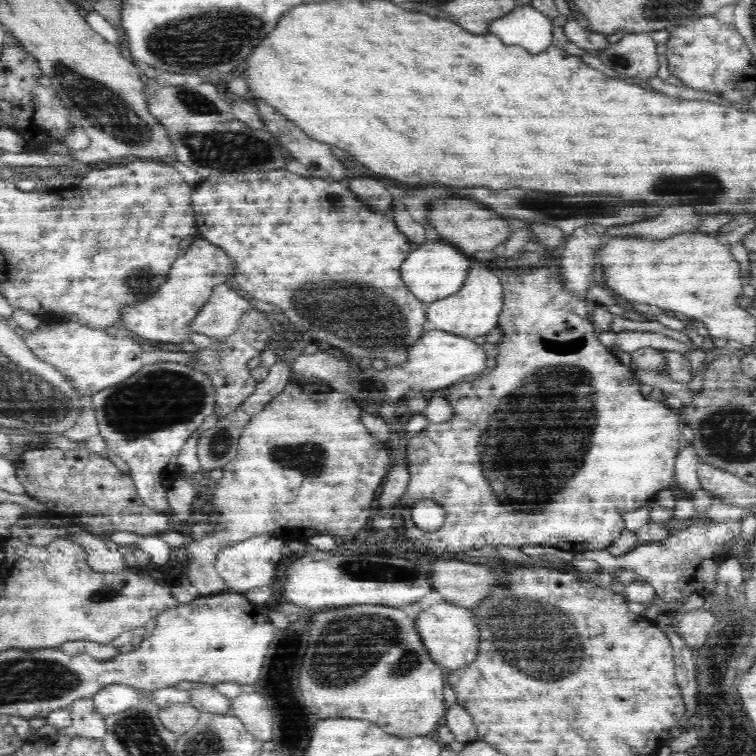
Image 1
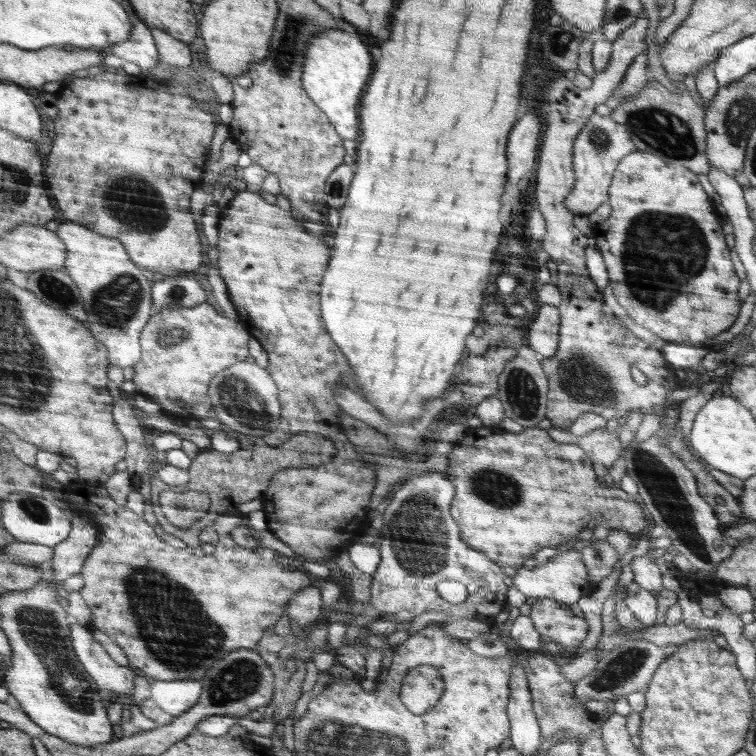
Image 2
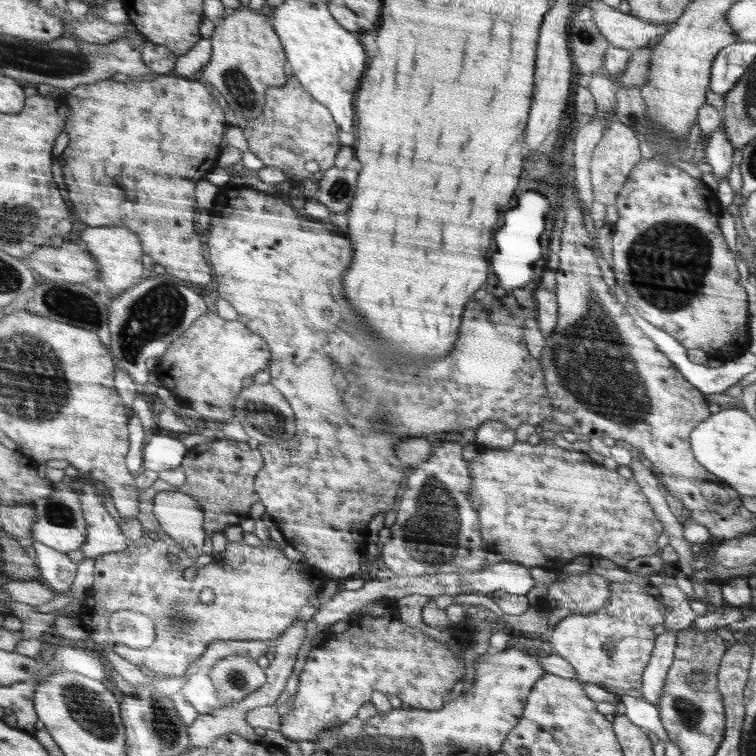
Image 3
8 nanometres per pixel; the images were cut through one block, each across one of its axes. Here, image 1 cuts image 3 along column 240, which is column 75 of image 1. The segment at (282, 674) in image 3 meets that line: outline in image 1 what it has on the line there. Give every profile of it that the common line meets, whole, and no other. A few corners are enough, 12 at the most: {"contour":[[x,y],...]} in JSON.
{"contour":[[82,698],[69,708],[72,725],[58,729],[64,737],[106,735],[104,717],[93,698]]}

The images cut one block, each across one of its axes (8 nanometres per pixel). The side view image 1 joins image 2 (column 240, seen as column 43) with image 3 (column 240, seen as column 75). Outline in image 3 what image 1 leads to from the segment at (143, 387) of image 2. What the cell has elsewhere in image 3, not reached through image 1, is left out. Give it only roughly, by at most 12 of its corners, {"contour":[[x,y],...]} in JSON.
{"contour":[[212,310],[154,374],[210,420],[271,362],[265,338]]}

